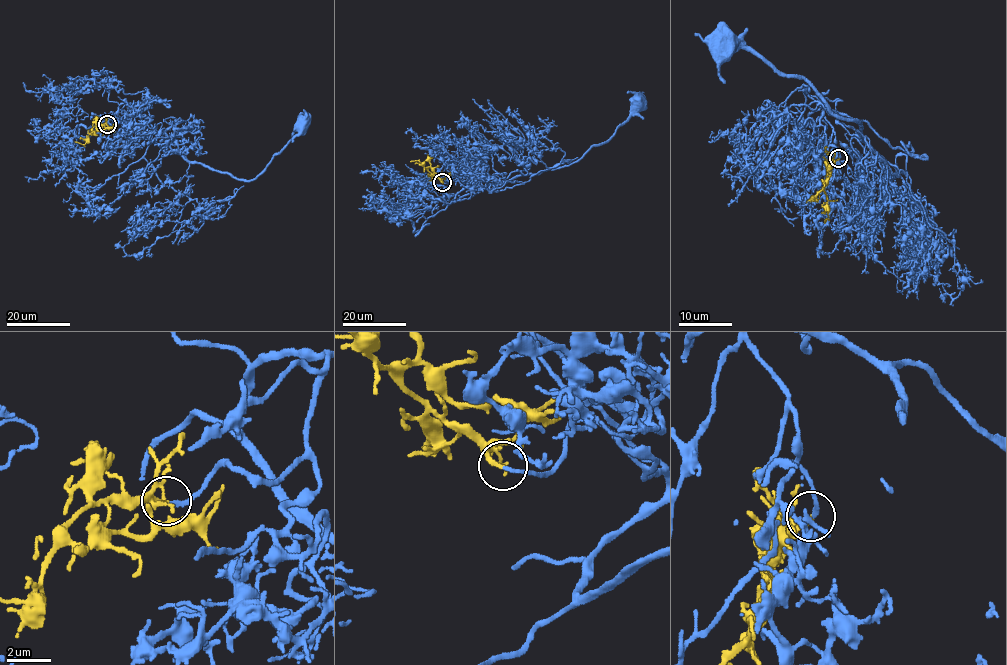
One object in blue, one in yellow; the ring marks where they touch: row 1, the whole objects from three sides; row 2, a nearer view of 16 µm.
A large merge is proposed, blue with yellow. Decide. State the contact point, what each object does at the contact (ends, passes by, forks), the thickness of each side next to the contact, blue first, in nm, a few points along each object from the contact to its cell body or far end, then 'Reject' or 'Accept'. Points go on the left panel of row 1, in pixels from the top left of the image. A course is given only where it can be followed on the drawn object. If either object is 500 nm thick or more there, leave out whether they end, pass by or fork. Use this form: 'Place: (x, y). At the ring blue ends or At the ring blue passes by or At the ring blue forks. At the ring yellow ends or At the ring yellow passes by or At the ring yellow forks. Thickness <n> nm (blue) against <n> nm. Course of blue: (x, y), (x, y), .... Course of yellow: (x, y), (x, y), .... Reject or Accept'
Place: (107, 124). At the ring blue ends. At the ring yellow ends. Thickness 190 nm (blue) against 220 nm. Course of blue: (107, 125), (127, 117), (130, 103), (120, 105), (117, 115), (141, 136), (246, 180), (260, 175), (303, 123). Course of yellow: (107, 124), (92, 129), (84, 144), (75, 142). Accept

